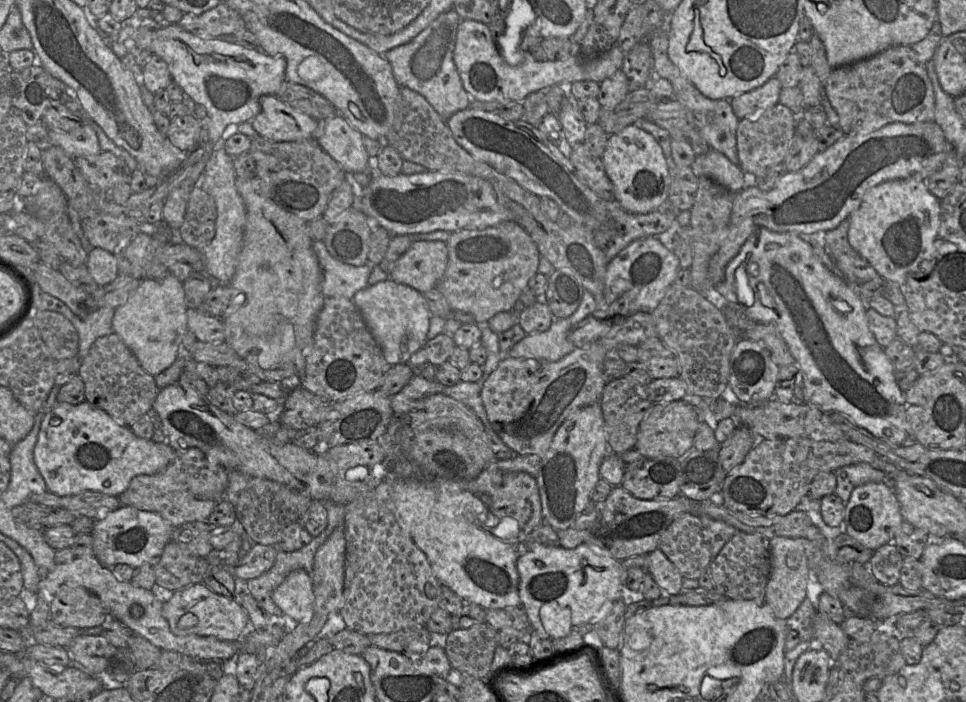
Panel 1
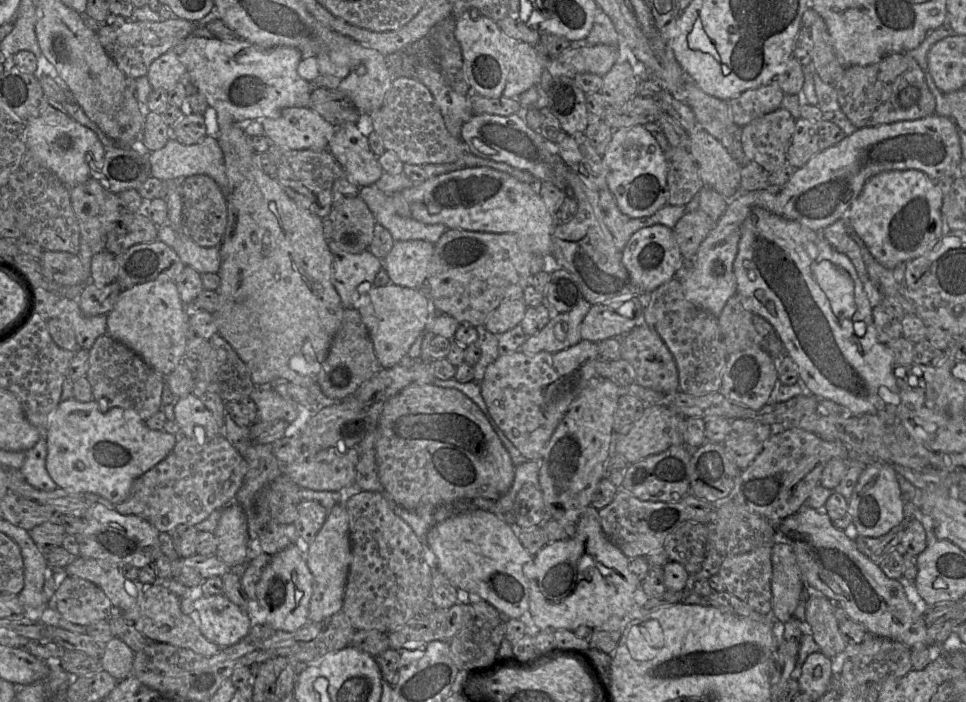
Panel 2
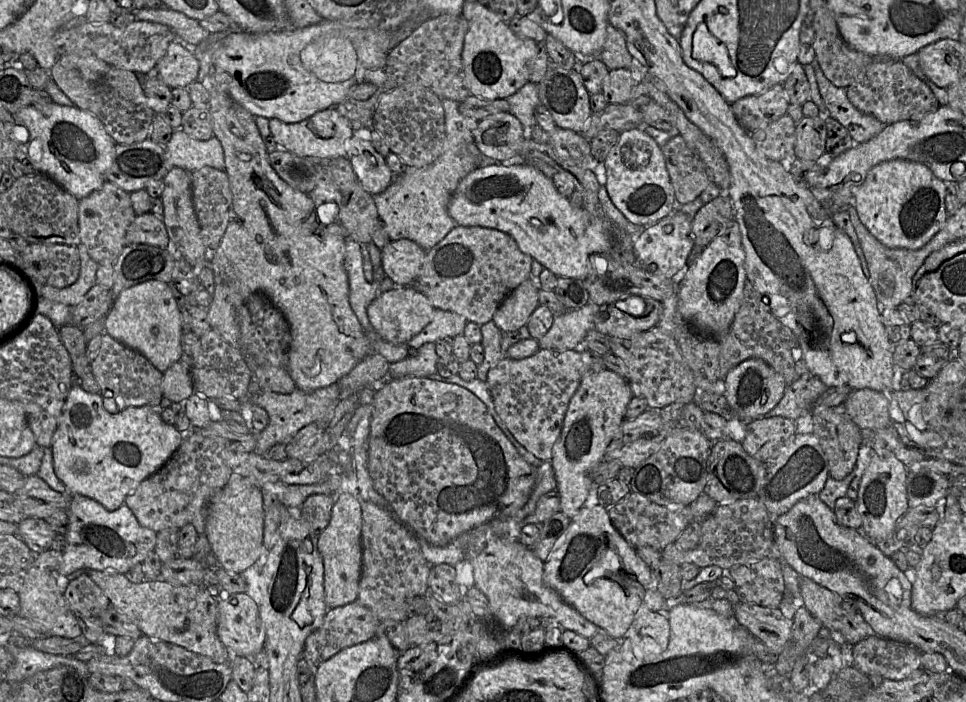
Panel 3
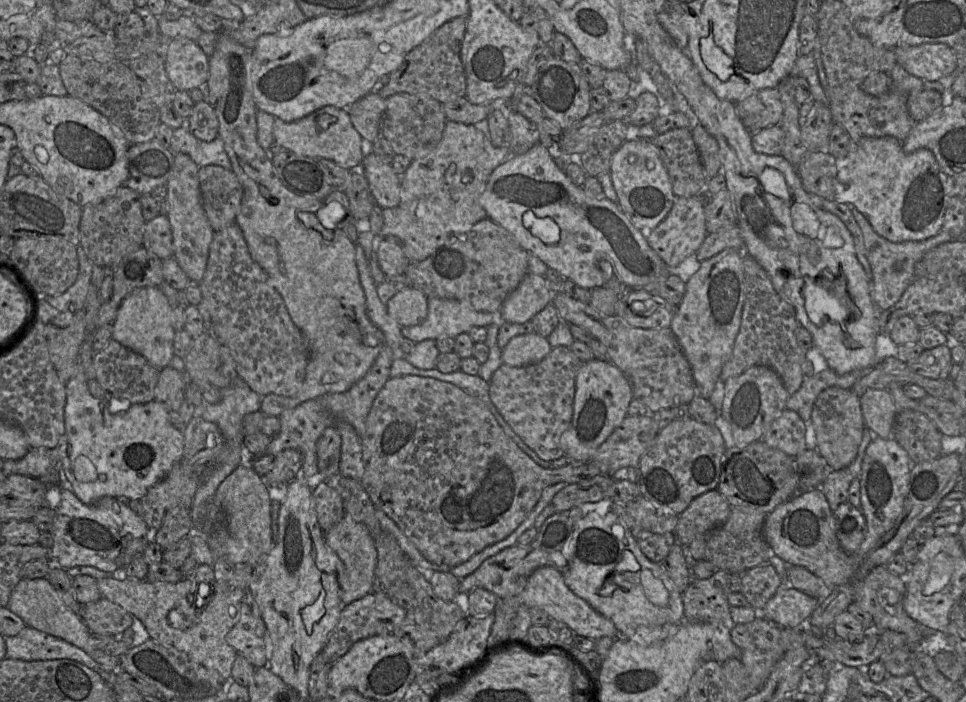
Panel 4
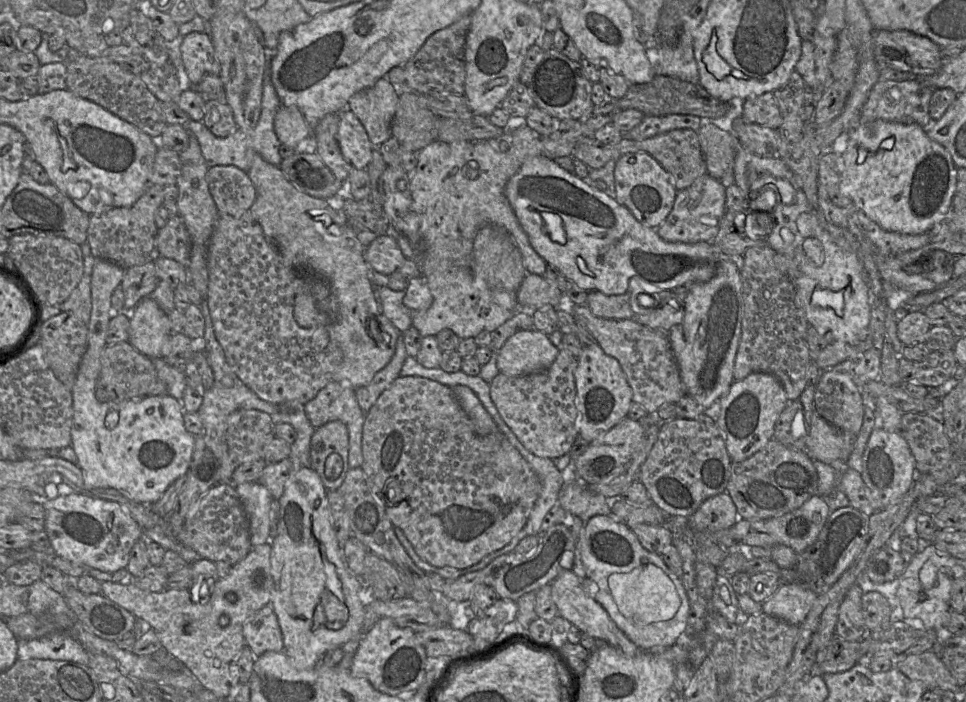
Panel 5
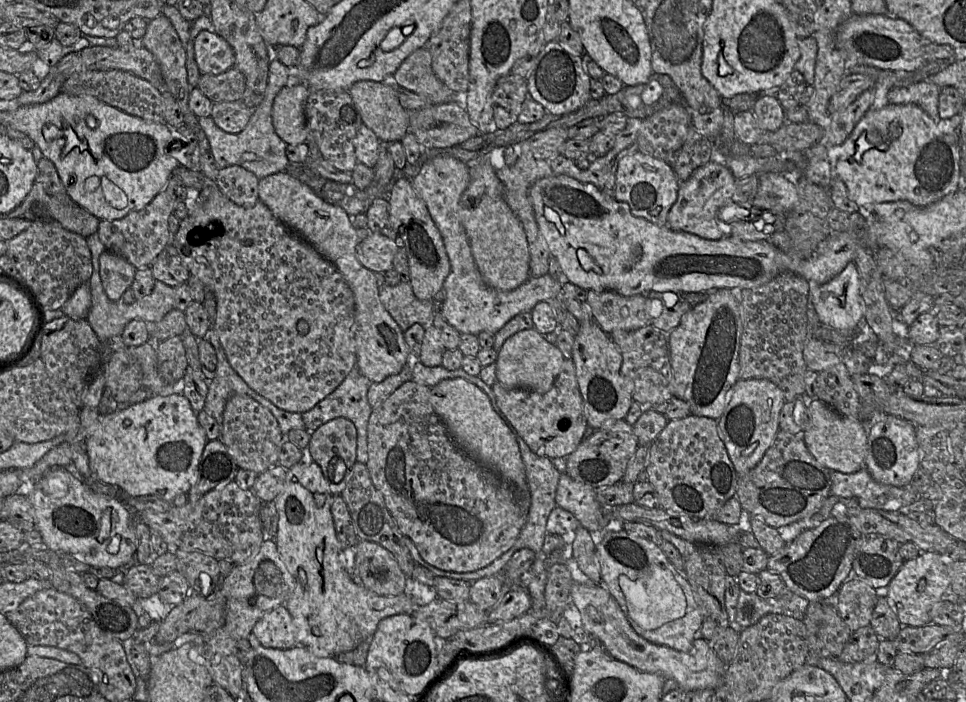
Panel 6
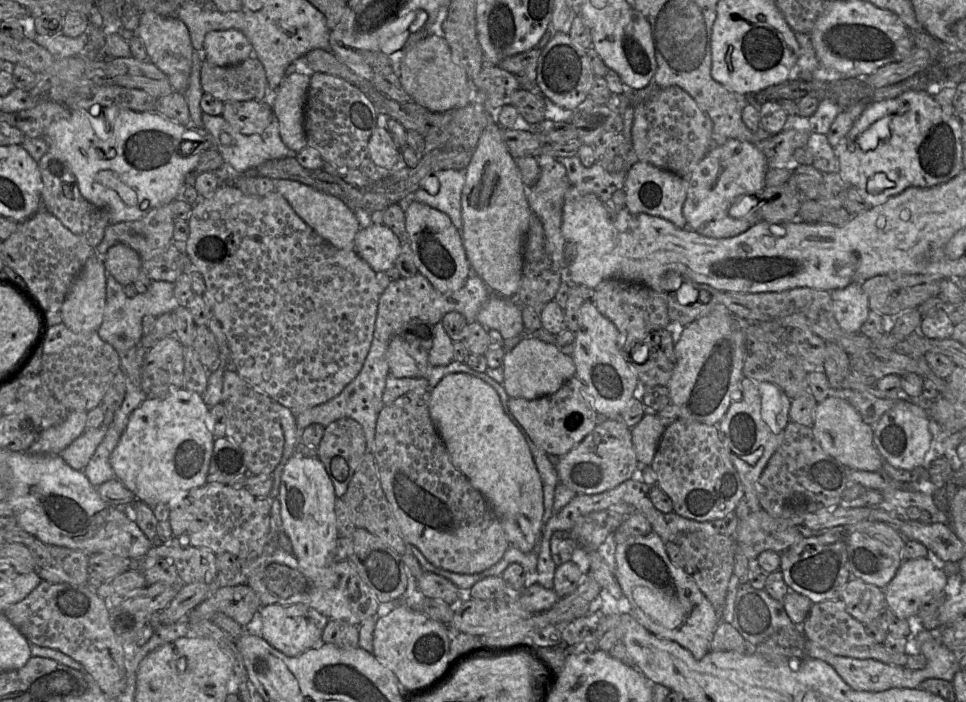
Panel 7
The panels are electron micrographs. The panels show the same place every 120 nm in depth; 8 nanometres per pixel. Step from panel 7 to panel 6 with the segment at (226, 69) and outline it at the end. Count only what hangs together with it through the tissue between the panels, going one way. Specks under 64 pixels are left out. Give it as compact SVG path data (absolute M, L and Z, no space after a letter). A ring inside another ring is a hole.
M235 67L219 75L200 74L197 88L211 102L241 100L245 92L245 77Z

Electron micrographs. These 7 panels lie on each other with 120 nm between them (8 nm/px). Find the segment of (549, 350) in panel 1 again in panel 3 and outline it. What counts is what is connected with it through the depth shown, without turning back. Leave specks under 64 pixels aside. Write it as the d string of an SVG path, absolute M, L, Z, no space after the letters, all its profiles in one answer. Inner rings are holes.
M588 302L581 308L555 314L551 328L538 339L540 349L569 350L584 347L587 333L594 329L598 305Z

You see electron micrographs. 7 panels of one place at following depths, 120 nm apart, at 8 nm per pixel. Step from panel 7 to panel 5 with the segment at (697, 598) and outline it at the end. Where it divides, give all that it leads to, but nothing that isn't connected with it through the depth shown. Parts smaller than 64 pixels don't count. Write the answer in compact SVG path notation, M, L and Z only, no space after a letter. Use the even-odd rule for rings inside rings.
M611 514L591 517L579 541L579 555L586 577L598 586L595 600L640 650L685 641L690 604L682 579L668 568L660 554L646 550L626 524Z

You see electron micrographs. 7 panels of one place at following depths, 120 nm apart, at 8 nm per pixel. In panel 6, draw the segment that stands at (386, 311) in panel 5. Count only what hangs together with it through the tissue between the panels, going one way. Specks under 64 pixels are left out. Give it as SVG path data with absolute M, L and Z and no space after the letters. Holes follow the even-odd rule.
M401 282L395 286L384 284L379 289L379 298L403 333L413 324L421 324L425 328L431 326L438 313L438 303L433 299L418 299L410 282Z

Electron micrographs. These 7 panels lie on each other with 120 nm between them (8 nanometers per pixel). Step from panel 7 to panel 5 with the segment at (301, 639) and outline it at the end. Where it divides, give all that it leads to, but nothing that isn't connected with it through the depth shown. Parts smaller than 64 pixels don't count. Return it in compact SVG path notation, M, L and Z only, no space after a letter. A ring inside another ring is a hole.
M266 605L251 615L243 625L245 645L255 657L265 652L284 650L283 635L271 605Z

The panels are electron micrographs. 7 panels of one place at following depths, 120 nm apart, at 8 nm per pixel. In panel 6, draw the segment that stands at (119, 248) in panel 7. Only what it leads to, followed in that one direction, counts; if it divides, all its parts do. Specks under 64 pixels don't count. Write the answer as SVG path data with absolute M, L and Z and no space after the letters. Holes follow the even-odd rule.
M104 250L99 258L99 271L106 296L115 302L131 287L136 268L124 258Z

